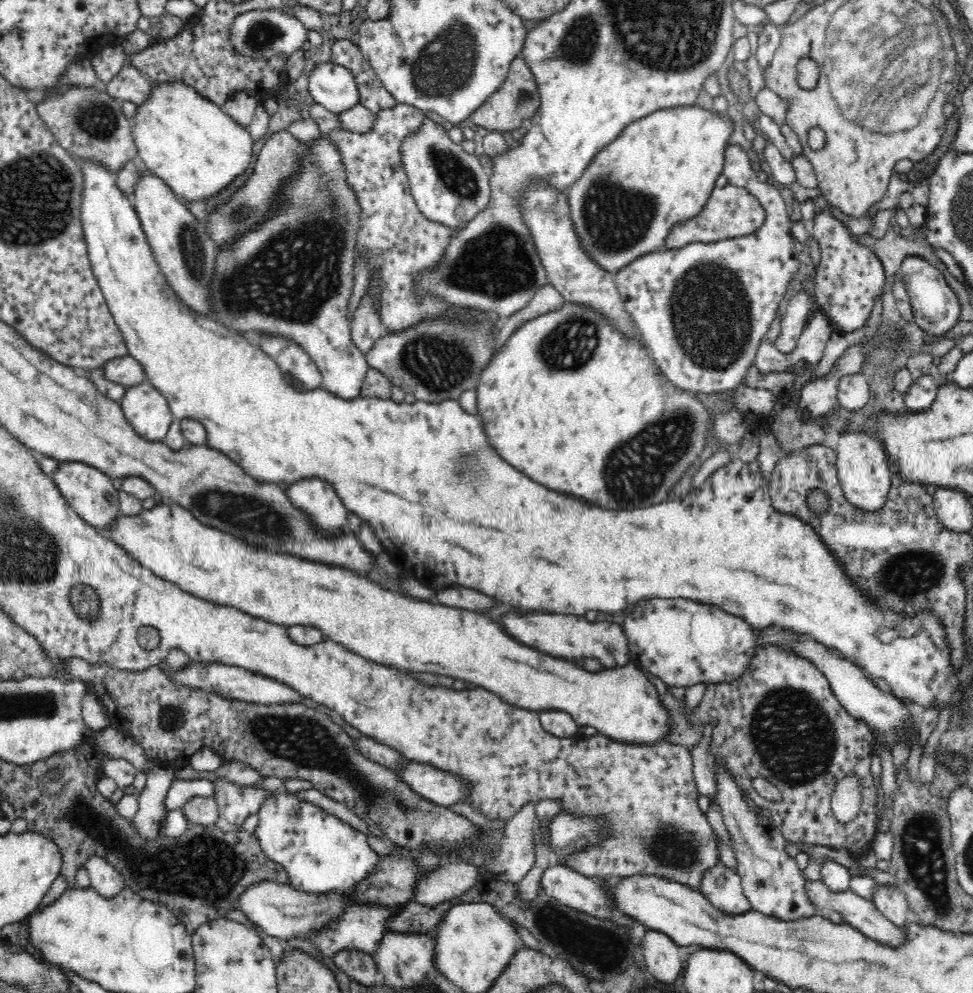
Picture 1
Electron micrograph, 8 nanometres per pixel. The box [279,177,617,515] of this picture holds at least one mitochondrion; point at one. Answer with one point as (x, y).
(498, 263)

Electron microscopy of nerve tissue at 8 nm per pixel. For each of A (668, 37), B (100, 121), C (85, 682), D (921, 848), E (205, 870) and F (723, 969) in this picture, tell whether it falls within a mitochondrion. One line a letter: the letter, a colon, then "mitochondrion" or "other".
A: mitochondrion
B: mitochondrion
C: other
D: mitochondrion
E: mitochondrion
F: other

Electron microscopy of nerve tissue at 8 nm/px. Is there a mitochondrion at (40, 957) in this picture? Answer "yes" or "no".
no

